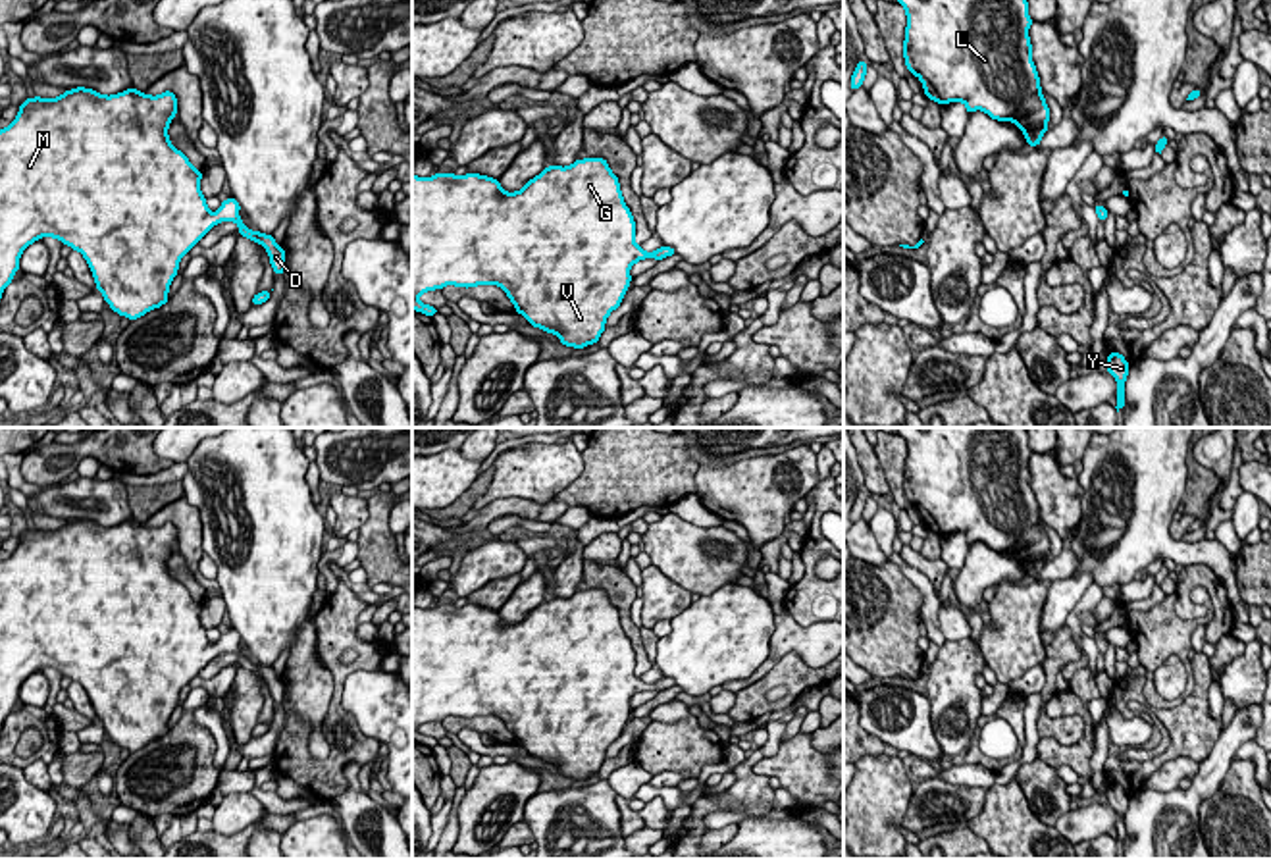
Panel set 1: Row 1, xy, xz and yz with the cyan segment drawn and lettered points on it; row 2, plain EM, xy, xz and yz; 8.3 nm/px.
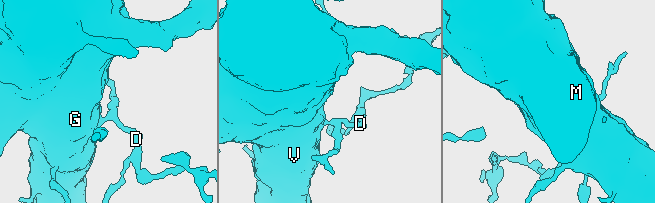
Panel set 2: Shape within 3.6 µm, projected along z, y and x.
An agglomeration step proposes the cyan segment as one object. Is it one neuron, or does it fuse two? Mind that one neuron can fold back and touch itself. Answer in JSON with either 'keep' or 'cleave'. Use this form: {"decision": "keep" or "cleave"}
{"decision": "keep"}

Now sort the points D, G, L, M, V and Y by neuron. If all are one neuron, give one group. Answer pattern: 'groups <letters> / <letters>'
groups D G L M V Y

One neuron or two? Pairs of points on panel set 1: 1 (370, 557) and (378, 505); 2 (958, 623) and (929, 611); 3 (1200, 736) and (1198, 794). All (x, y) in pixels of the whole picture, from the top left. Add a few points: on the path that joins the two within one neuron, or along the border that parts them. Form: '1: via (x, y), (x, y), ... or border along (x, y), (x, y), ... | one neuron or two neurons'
1: via (376, 544), (378, 519) | one neuron
2: border along (938, 607), (938, 628), (946, 638) | two neurons
3: border along (1223, 728), (1212, 752), (1200, 763) | two neurons

